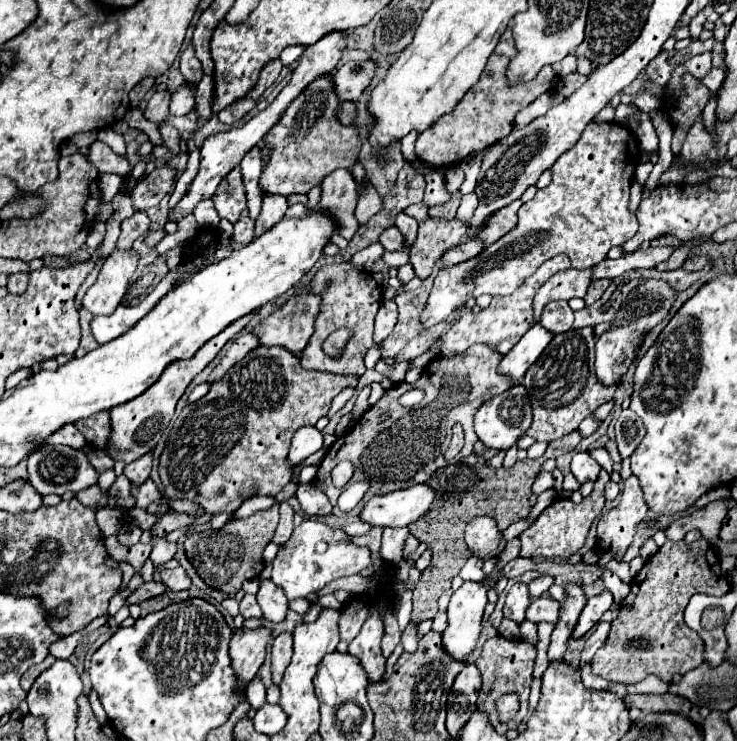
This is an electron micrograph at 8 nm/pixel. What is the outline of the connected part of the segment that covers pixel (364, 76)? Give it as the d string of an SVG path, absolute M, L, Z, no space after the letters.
M347 61L333 73L333 87L341 101L357 101L373 77L373 61Z

